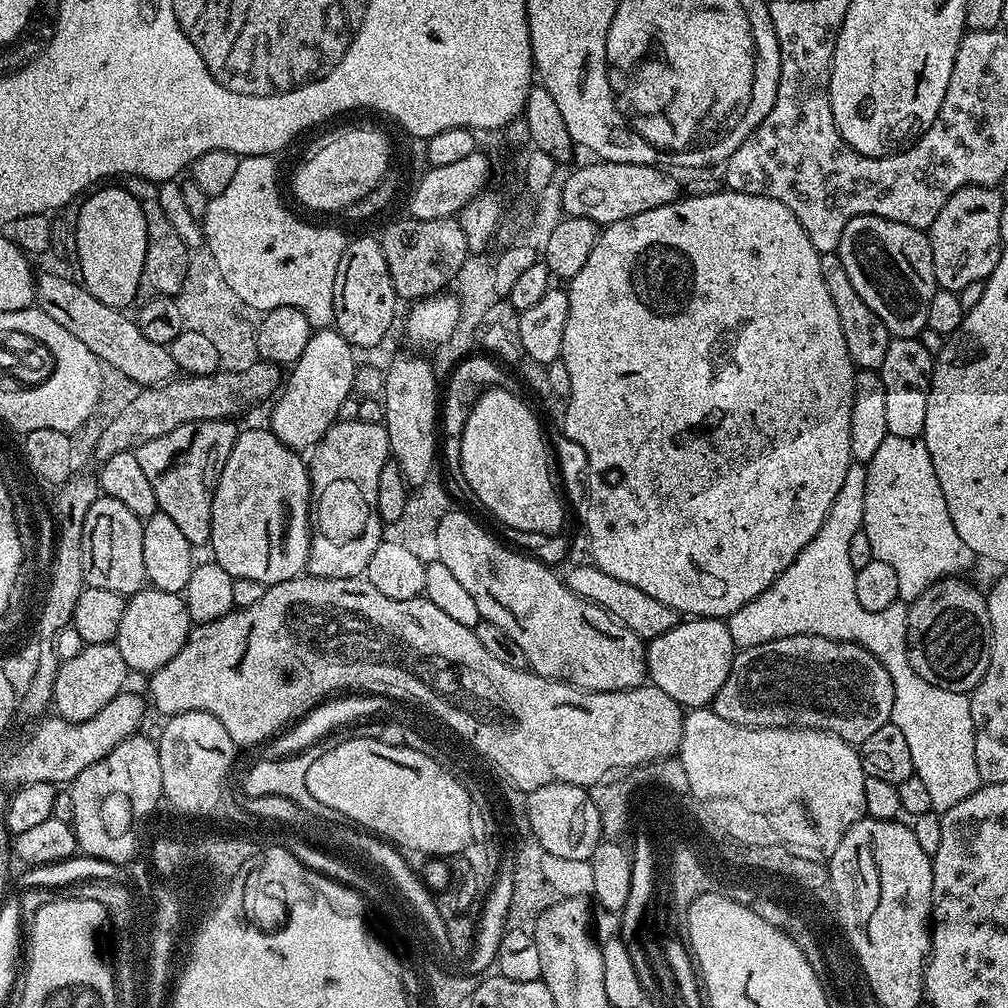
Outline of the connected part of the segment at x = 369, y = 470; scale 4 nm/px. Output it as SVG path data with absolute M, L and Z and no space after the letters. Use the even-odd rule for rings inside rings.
M357 418L337 419L326 434L311 449L312 460L307 461L310 504L314 511L310 516L311 536L308 541L307 575L337 580L367 573L368 563L382 539L382 521L378 510L378 478L382 466L389 463L388 429L381 424L371 424Z

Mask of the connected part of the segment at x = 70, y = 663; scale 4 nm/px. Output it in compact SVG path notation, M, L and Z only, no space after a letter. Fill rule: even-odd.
M115 643L85 644L79 654L63 661L54 678L54 694L52 703L59 719L68 720L72 724L81 724L83 720L94 718L106 702L110 702L118 693L125 691L124 684L130 677L126 662L122 662L122 654L118 654Z

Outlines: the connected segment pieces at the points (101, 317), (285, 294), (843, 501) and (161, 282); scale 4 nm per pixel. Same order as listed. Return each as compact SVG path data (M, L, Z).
M41 271L34 280L35 307L50 314L50 318L54 318L54 322L58 322L65 330L70 330L78 342L90 349L90 354L100 359L101 365L121 372L126 379L133 380L136 386L166 384L177 375L176 363L165 345L150 342L150 338L146 338L136 325L135 319L131 315L127 316L127 311L106 306L106 302L98 302L94 294L85 290L83 283L72 279L71 275L59 276Z
M275 155L240 159L234 178L230 178L230 186L226 186L220 196L211 197L206 206L202 221L206 247L218 262L219 273L248 310L256 304L256 284L280 284L279 303L302 310L312 329L328 330L334 324L334 274L338 270L338 262L342 262L346 236L336 228L307 224L284 209L280 188L276 185L276 160Z
M853 462L846 470L846 479L842 481L842 490L838 490L838 498L834 498L834 506L822 522L818 534L810 538L810 542L800 551L798 558L785 570L765 592L758 594L742 610L727 617L730 638L737 649L750 646L762 646L762 642L770 642L787 636L821 636L827 640L847 640L861 644L867 652L874 654L882 666L890 674L894 682L894 710L891 724L902 730L906 742L910 746L910 758L914 758L914 775L922 778L922 783L930 793L930 802L935 811L943 814L949 812L962 798L970 798L982 786L974 742L976 731L972 721L972 701L965 693L947 692L938 686L930 686L926 678L918 678L918 674L908 664L908 608L893 606L886 610L871 612L862 610L858 603L858 594L854 590L856 570L850 566L850 542L854 534L864 526L864 507L866 506L866 474L867 467L863 463Z
M131 176L125 179L124 187L142 206L143 218L148 226L146 261L143 263L142 275L135 295L135 305L140 307L158 297L174 298L182 288L184 276L186 276L186 268L191 253L188 244L183 242L175 231L175 227L167 221L162 204L158 199L159 185L155 181L144 179L141 176Z

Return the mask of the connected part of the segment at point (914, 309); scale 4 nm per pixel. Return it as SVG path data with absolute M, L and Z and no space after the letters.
M855 216L846 222L846 230L842 230L840 245L836 247L842 266L846 266L846 274L858 290L862 302L886 322L889 332L896 338L916 338L920 331L928 326L930 314L930 298L938 291L934 278L934 258L930 254L930 242L927 231L906 226L902 222L887 220L881 216Z

